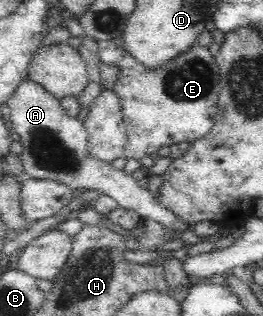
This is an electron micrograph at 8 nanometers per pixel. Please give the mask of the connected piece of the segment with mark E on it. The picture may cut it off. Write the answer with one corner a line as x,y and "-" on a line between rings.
196,42
187,53
181,53
159,69
147,69
130,55
123,56
118,64
119,79
113,90
119,100
122,123
126,125
127,139
123,156
127,159
139,160
159,151
161,147
170,147
182,141
193,142
211,131
218,115
220,80
219,66
208,48

